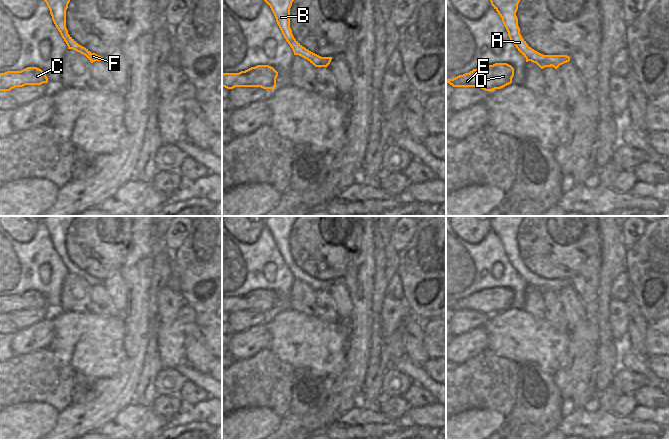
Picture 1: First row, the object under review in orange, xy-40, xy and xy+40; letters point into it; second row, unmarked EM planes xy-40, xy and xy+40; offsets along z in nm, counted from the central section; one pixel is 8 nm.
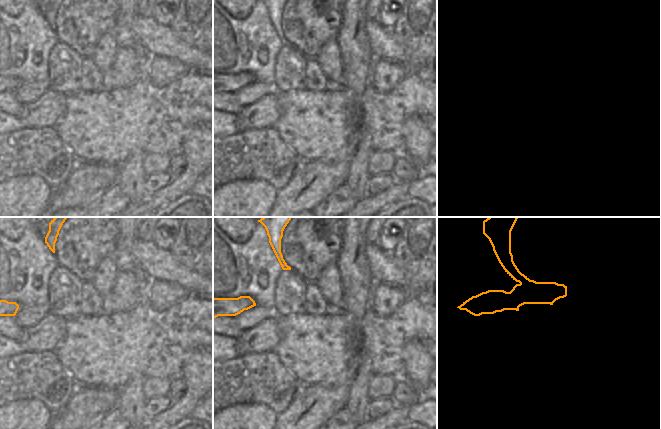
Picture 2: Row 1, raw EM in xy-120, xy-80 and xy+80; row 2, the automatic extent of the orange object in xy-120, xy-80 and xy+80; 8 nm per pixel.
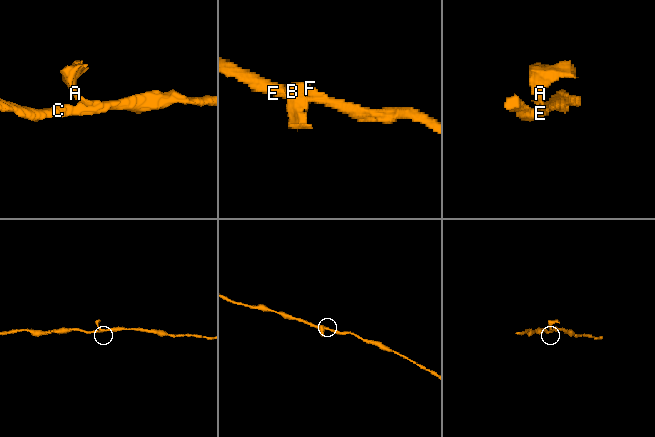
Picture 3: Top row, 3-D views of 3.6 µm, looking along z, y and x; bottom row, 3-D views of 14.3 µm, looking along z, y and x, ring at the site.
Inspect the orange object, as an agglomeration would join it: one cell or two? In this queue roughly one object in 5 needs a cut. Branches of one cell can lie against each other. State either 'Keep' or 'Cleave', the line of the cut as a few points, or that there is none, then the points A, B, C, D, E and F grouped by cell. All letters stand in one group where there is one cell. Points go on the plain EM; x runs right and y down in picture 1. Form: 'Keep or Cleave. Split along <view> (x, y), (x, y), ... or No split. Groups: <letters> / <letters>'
Cleave. Split along xy+40 (536, 287), (550, 290). Groups: A B F / C D E.

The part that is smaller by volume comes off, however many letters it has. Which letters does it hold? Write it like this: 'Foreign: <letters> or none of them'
Foreign: A, B, F

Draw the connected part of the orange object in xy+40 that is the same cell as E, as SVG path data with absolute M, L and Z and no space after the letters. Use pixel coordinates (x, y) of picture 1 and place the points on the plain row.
M495 287L483 289L453 303L446 303L446 306L453 311L479 311L490 316L511 308L513 300L514 292L511 289Z

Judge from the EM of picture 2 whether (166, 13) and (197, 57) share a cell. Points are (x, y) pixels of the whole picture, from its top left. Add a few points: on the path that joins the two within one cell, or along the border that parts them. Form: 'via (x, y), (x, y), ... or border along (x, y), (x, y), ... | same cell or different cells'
border along (151, 17), (162, 25), (170, 26) | different cells

